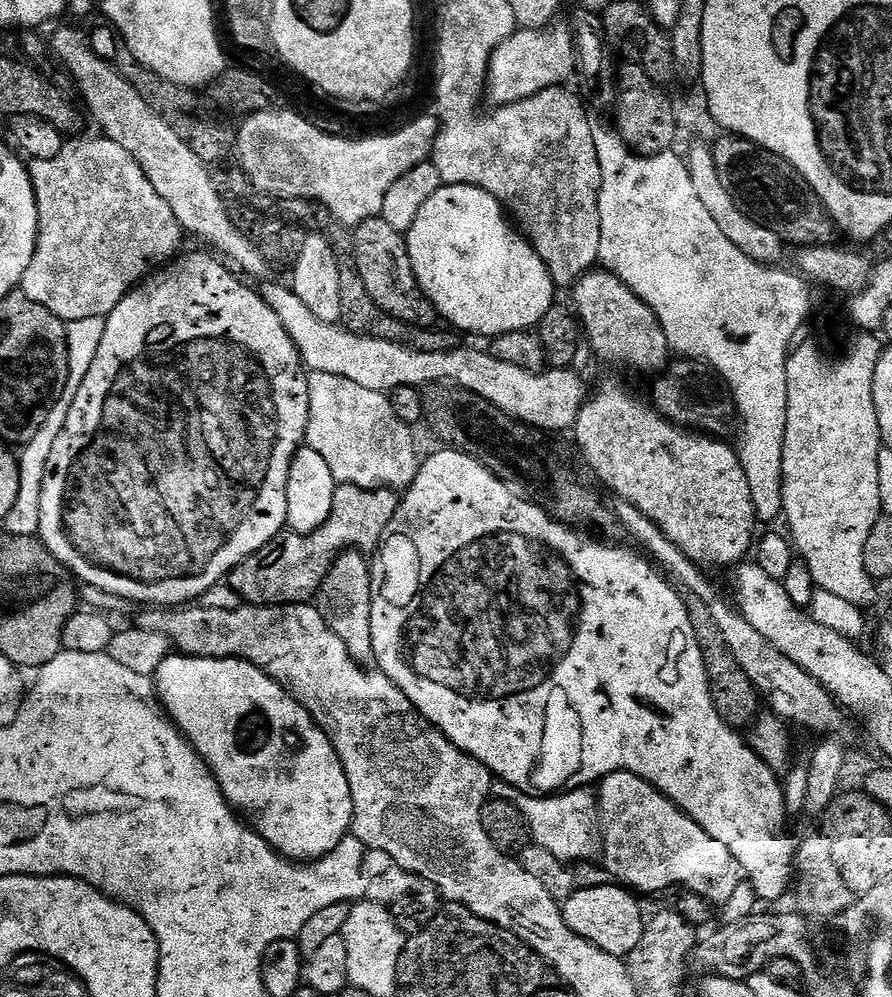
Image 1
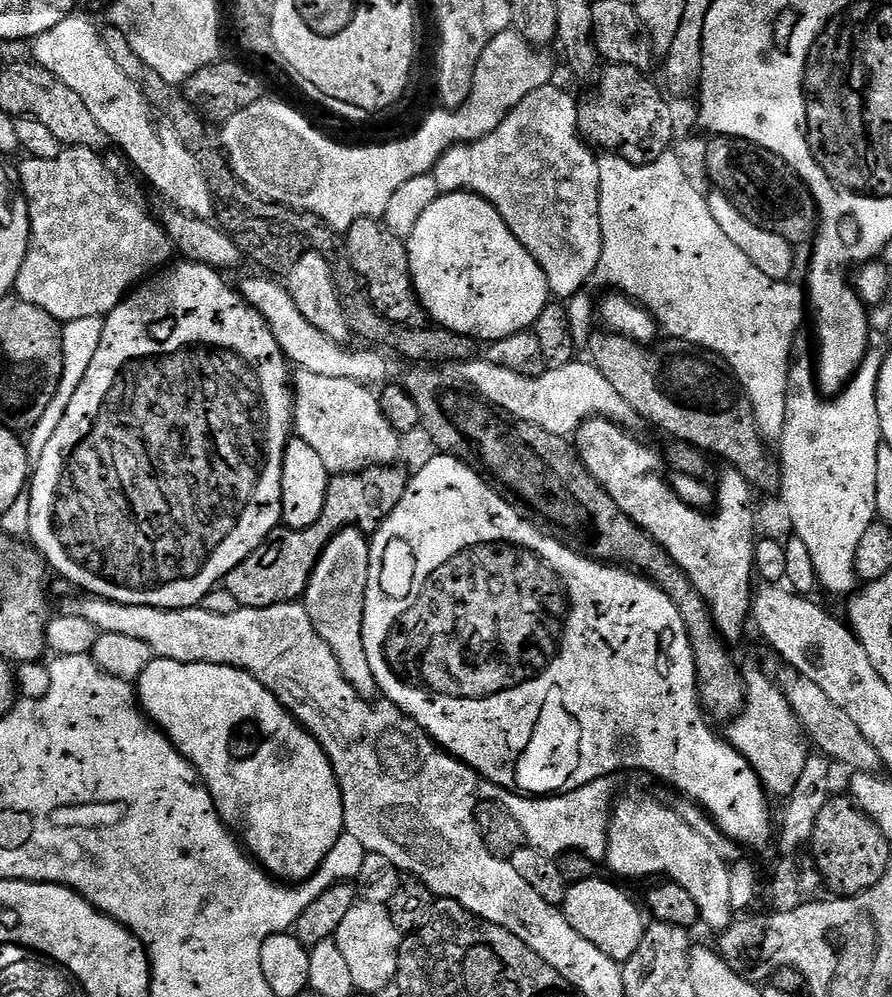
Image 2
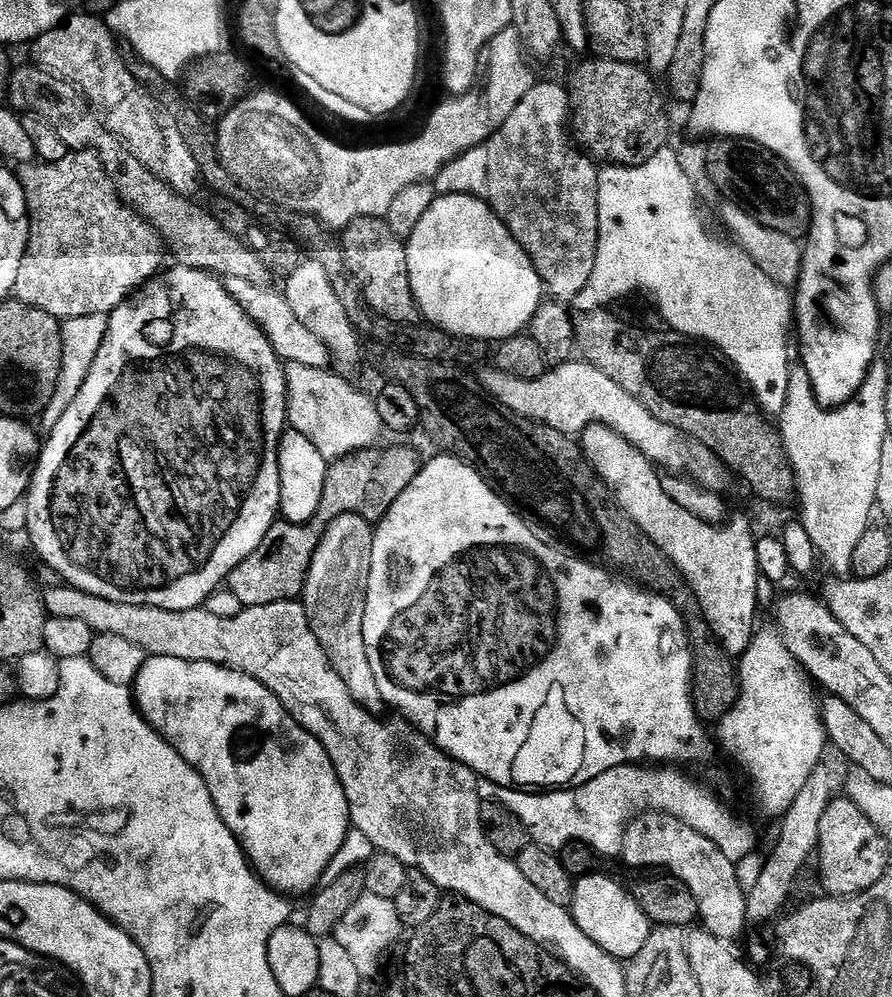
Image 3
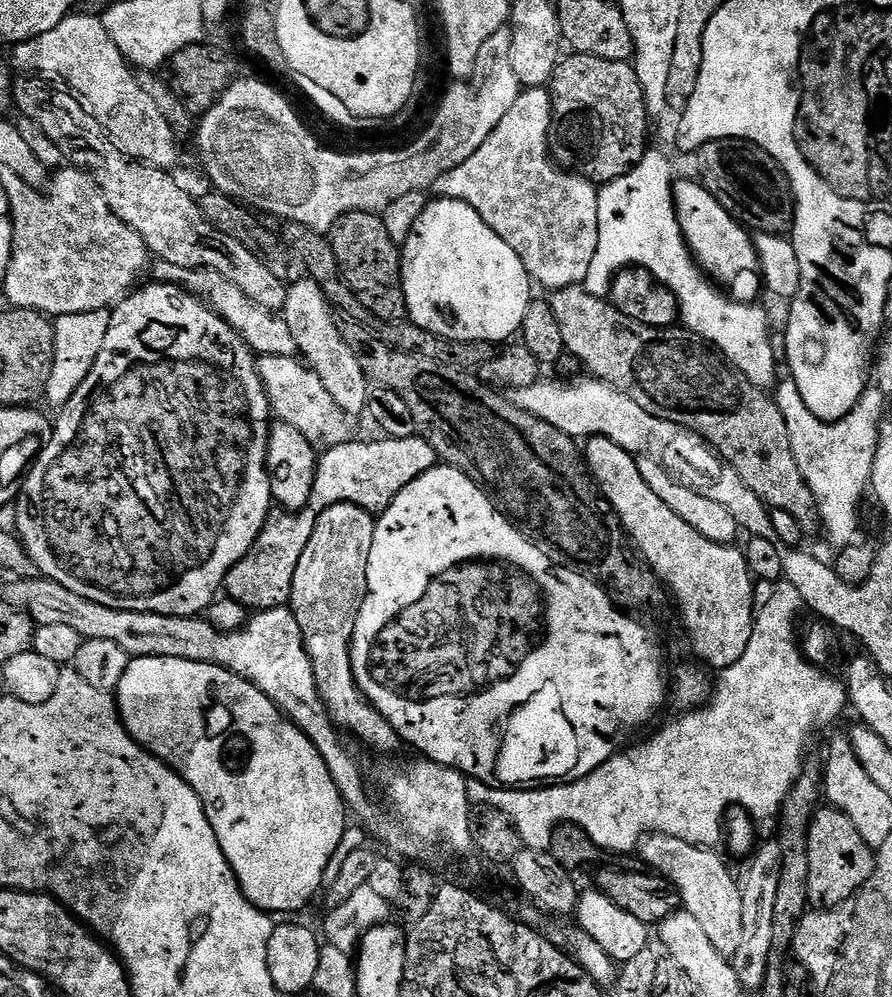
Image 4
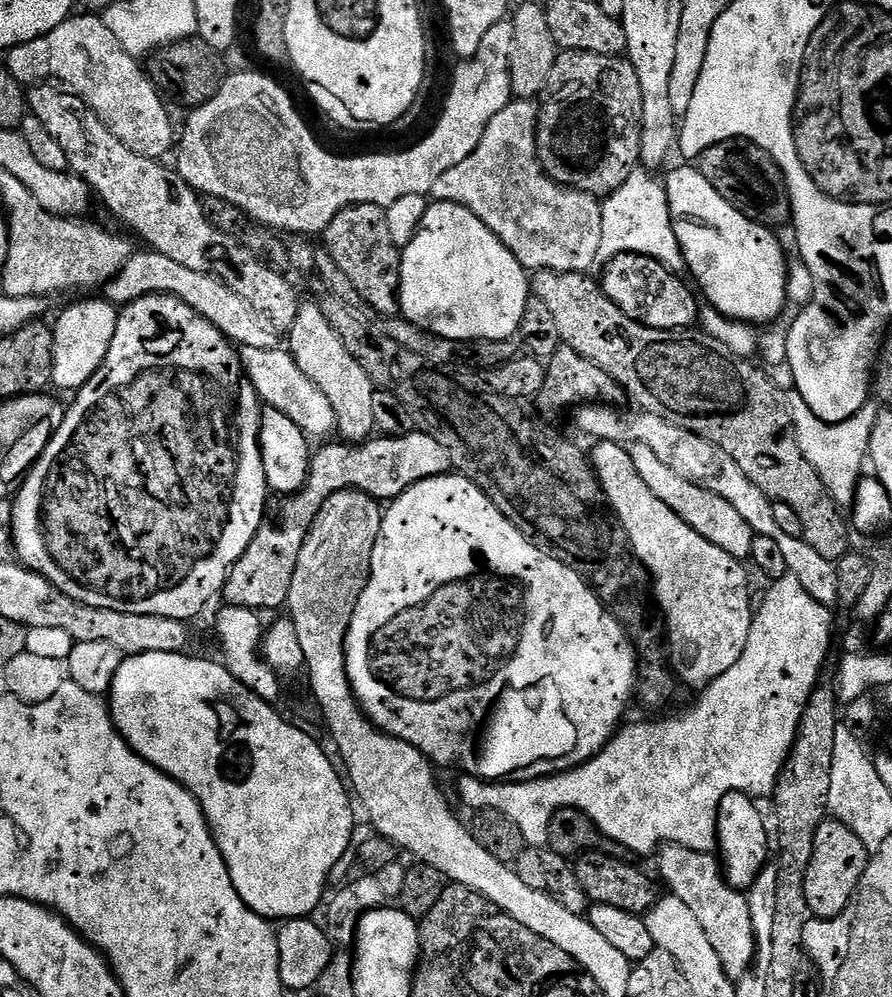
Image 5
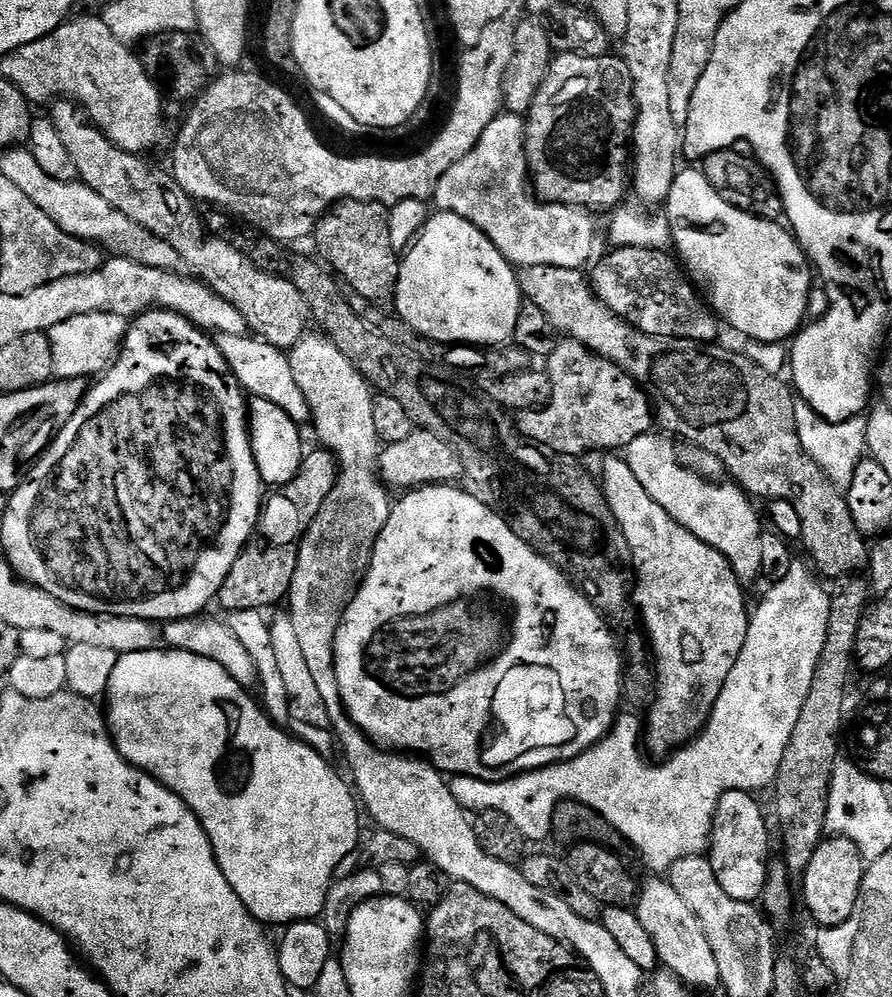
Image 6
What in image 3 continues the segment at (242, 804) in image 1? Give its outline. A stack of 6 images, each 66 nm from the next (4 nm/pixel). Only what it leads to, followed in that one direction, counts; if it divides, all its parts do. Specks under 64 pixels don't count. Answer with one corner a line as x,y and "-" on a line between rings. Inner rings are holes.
161,656
145,659
144,665
140,667
140,672
136,676
134,703
145,723
163,738
206,782
206,786
210,790
210,798
214,802
222,822
232,831
240,847
244,849
249,865
260,880
268,888
288,898
300,896
303,892
309,891
308,893
311,893
319,885
327,864
342,850
344,839
348,837
352,823
350,806
346,802
346,790
342,790
342,782
338,782
338,774
330,762
330,754
324,752
324,748
316,743
314,737
309,736
305,728
294,726
293,721
286,718
284,708
276,697
267,692
265,688
261,688
257,680
247,679
240,672
222,670
219,664
189,664
187,660
182,658
162,658

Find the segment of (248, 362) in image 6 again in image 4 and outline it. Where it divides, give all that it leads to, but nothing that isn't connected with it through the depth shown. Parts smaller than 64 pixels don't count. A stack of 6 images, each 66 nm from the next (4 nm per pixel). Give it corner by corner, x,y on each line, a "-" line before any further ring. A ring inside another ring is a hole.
262,356
257,359
256,368
268,392
273,413
283,423
294,426
294,430
298,430
298,434
302,434
312,448
333,448
353,439
349,413
334,400
322,378
307,363
301,362
296,356

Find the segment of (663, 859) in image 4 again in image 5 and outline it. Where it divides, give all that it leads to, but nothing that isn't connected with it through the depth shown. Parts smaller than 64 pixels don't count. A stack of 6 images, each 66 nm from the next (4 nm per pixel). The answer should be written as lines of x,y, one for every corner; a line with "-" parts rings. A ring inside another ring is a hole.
668,846
659,853
659,856
661,876
659,879
661,881
664,879
668,883
667,891
671,895
682,898
682,902
686,902
686,906
694,910
726,974
732,981
740,981
756,959
754,922
750,922
747,895
729,886
722,875
722,865
715,855
679,846

